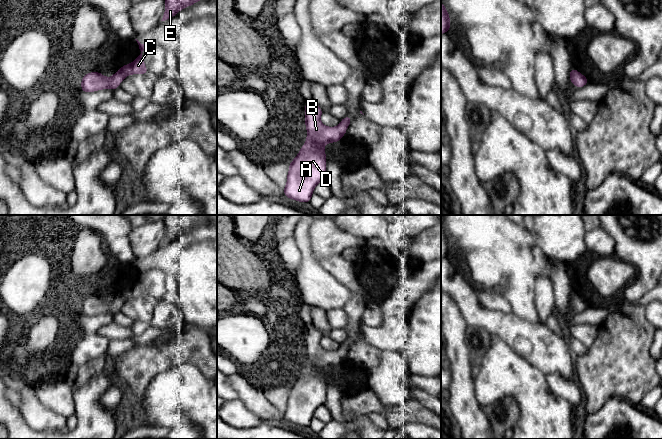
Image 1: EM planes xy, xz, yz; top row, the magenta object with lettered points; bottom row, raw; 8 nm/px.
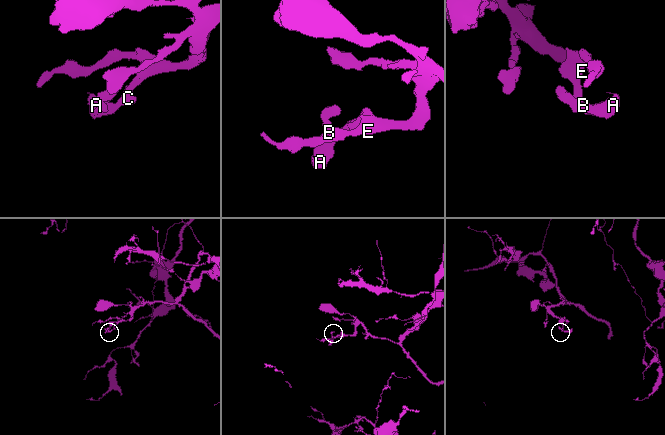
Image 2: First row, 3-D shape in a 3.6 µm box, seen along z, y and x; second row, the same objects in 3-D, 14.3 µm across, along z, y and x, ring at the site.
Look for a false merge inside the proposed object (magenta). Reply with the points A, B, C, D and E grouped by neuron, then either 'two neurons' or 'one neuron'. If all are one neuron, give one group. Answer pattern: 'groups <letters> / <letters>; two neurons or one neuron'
groups A B C D E; one neuron

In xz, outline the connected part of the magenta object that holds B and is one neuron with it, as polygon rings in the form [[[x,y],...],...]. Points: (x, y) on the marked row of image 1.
[[[312,100],[306,101],[306,143],[294,160],[288,164],[289,172],[283,195],[302,203],[310,202],[316,185],[325,181],[327,160],[324,145],[339,142],[346,134],[346,129],[352,120],[351,116],[346,116],[338,126],[327,127],[320,121],[322,113],[322,109]]]

